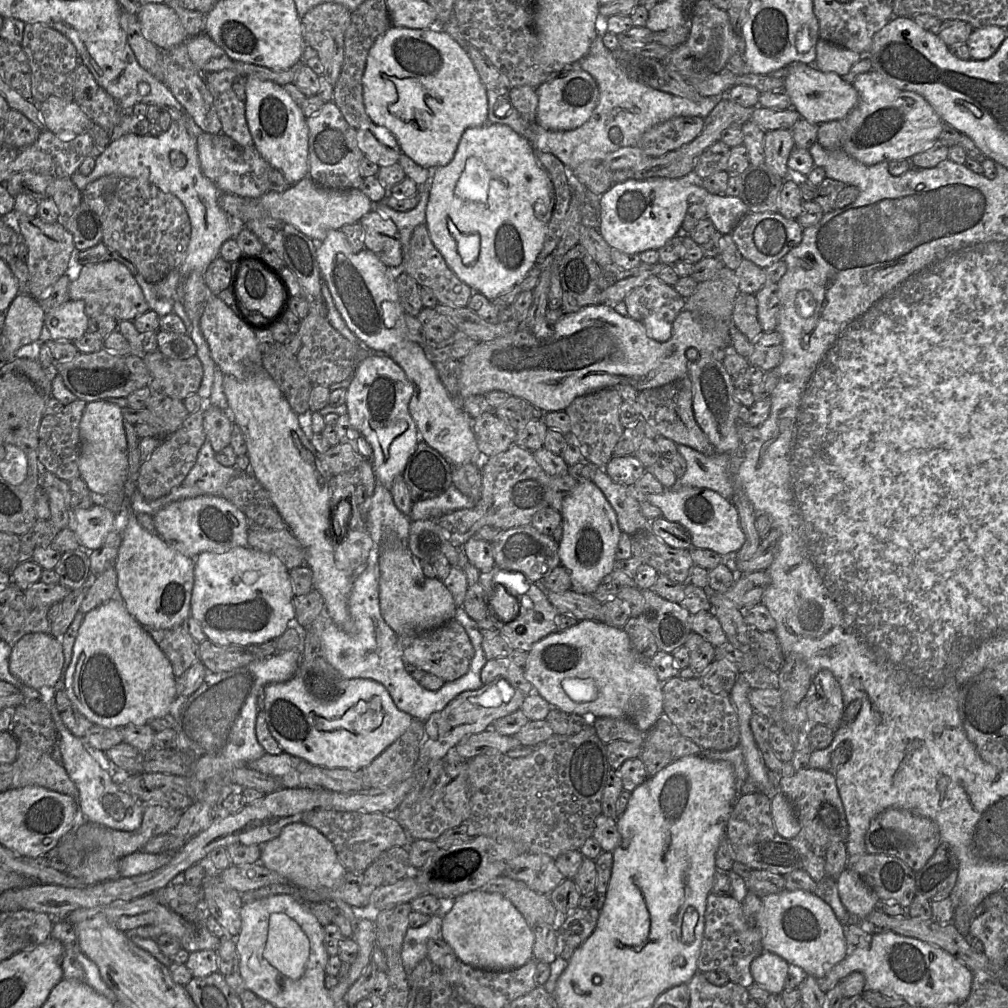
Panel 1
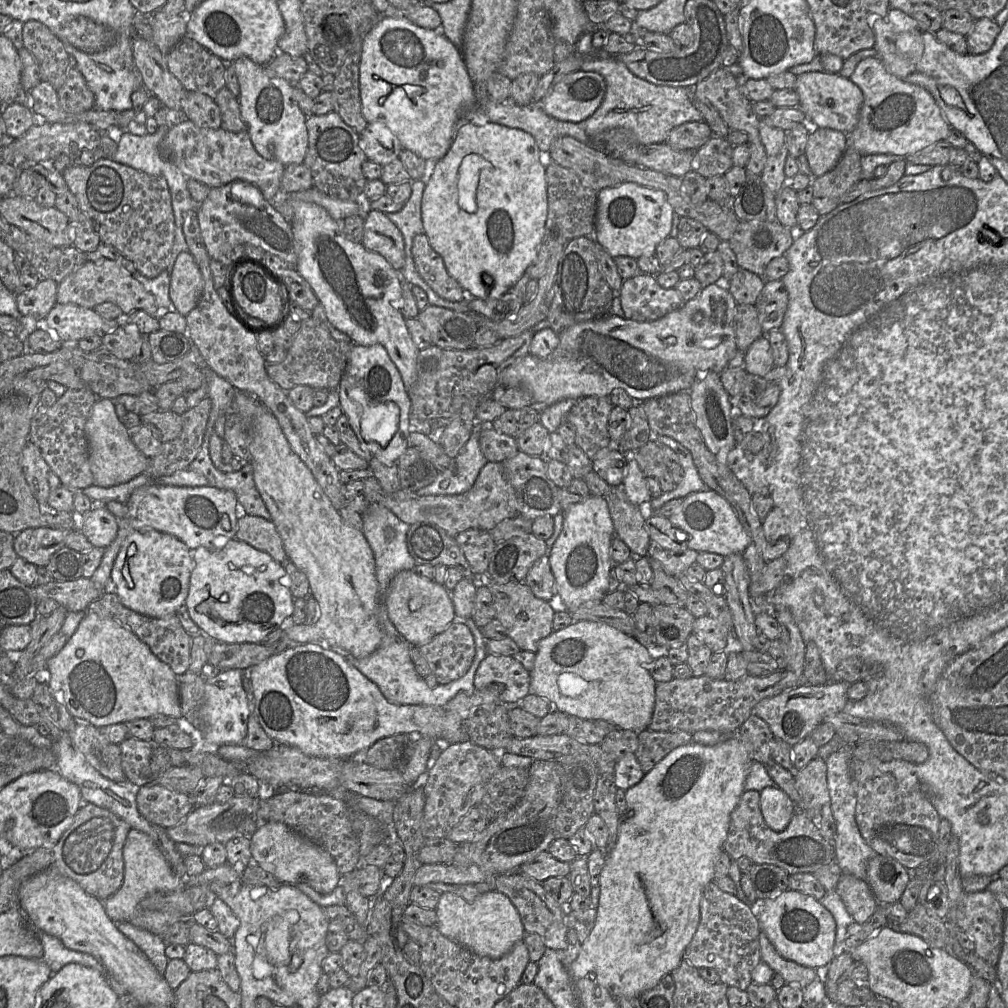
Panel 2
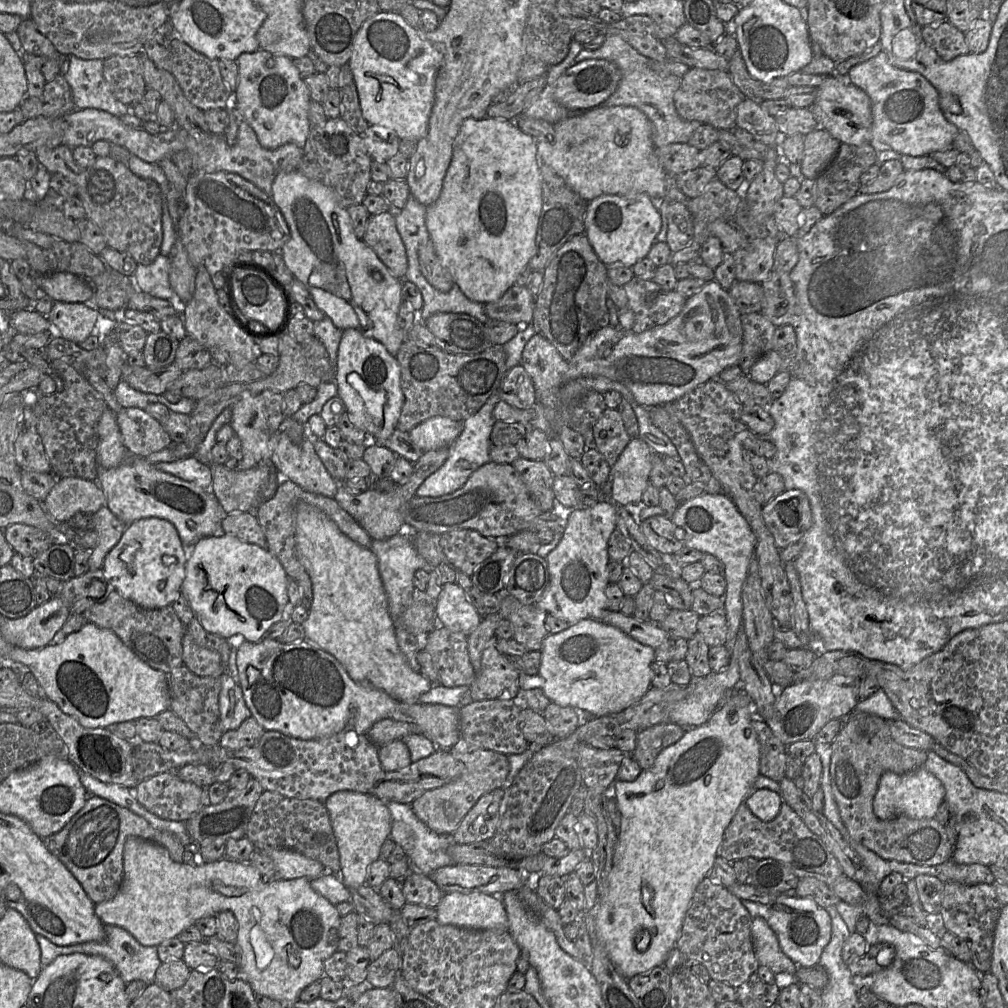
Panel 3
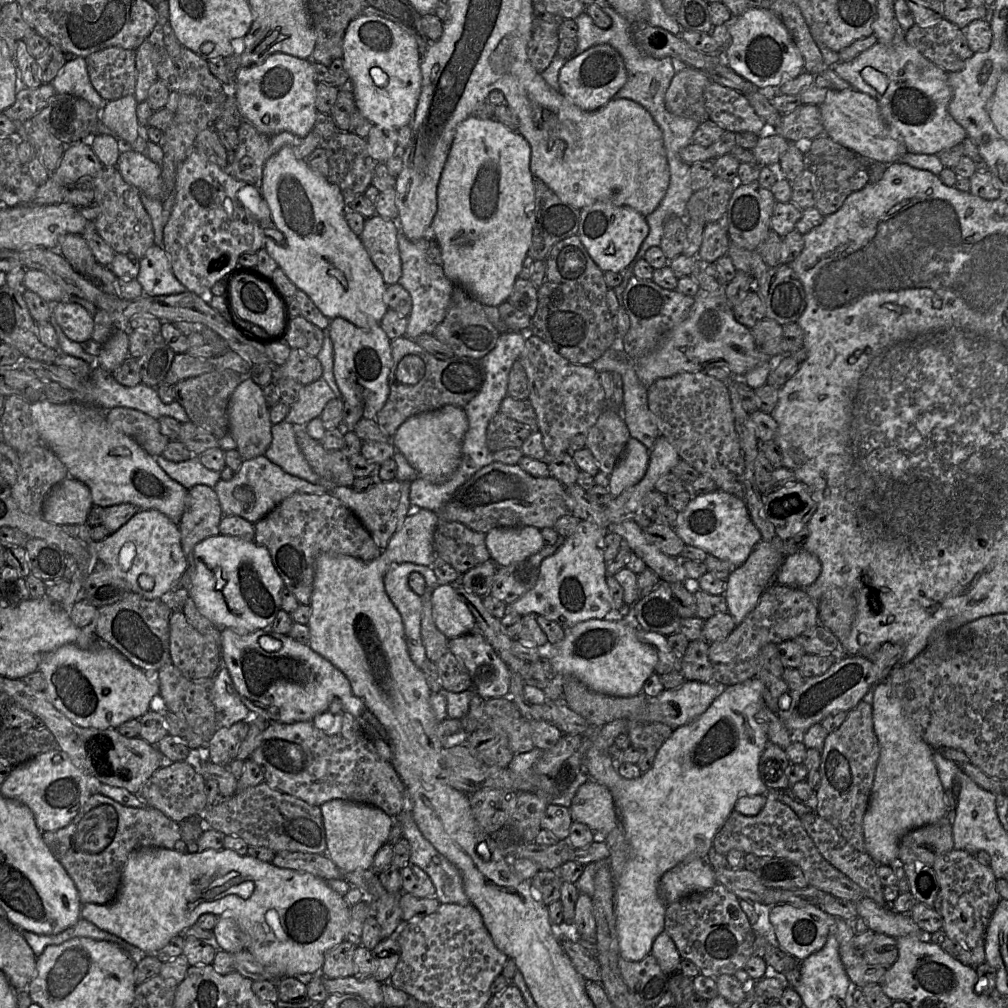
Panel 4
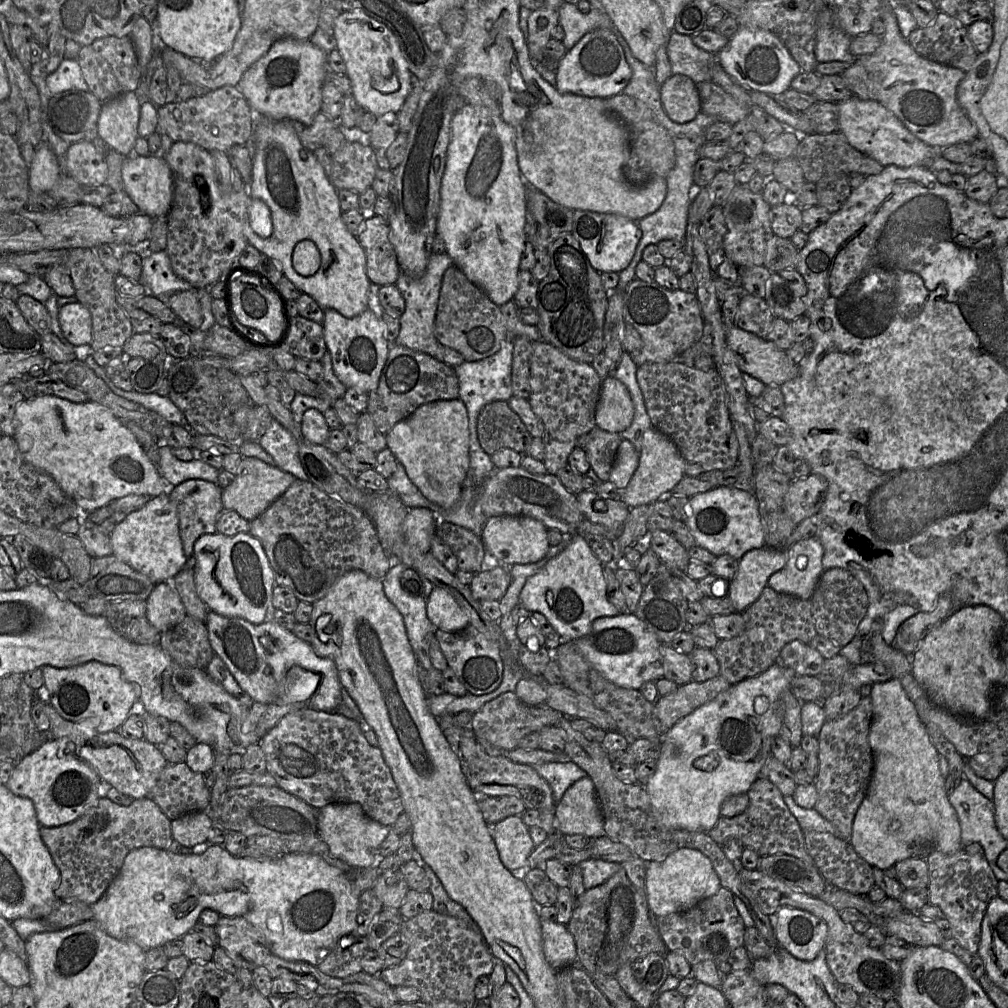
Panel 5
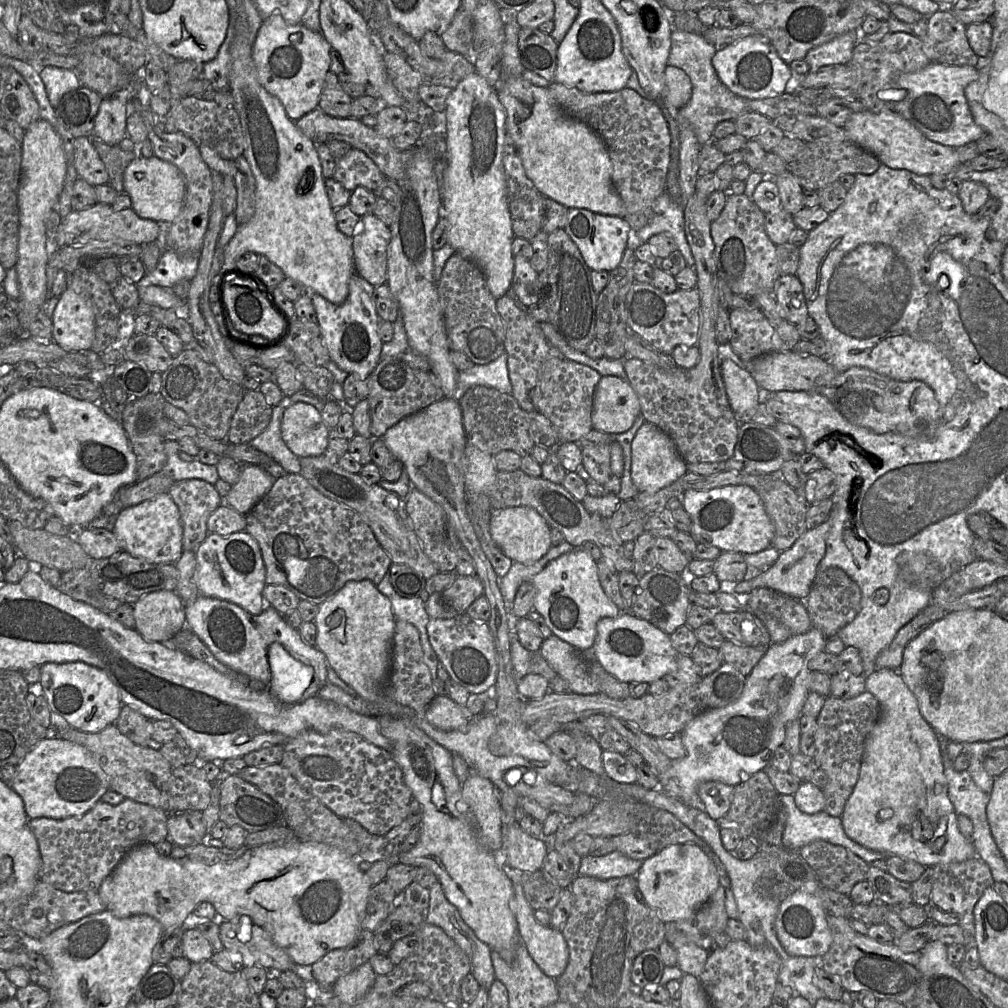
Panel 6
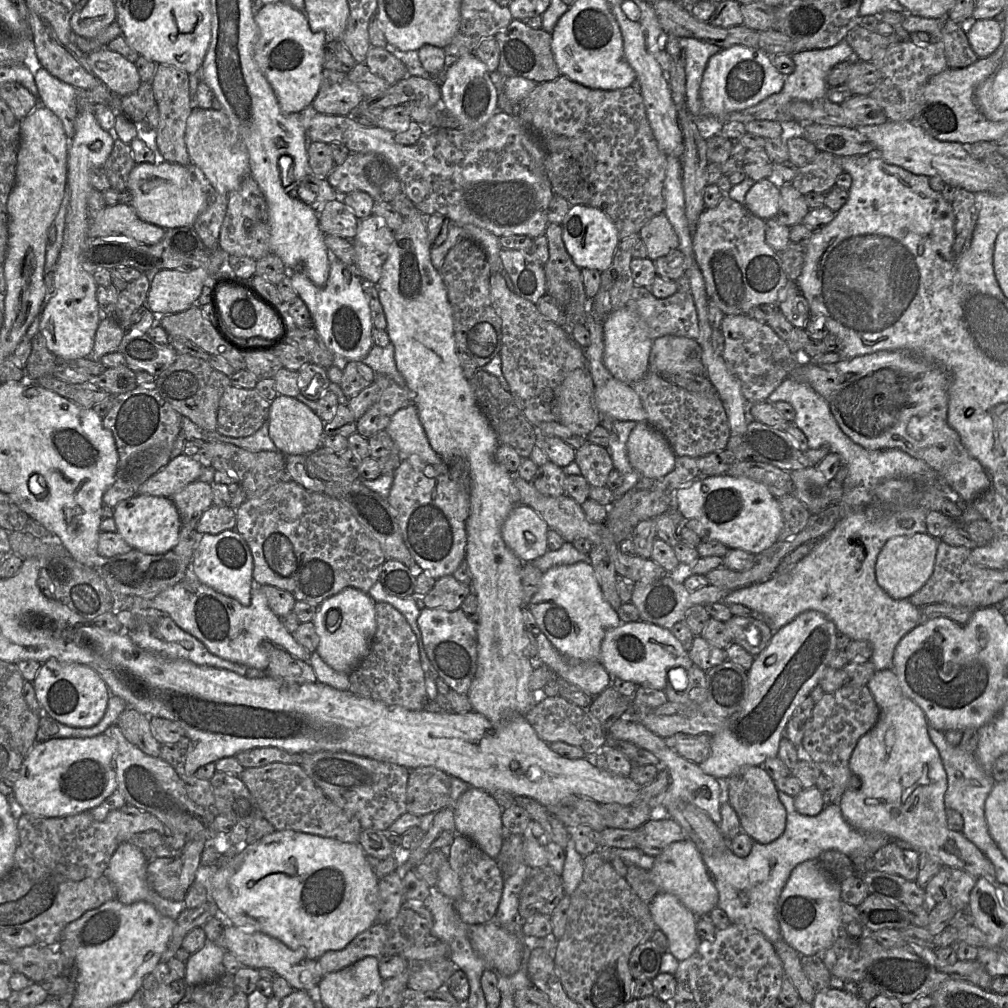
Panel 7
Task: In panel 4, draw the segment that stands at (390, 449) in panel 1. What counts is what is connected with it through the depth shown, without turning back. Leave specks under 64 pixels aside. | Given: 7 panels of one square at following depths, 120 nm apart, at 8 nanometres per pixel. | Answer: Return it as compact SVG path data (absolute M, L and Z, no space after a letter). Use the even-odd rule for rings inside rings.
M341 317L330 320L327 332L333 344L334 378L343 401L361 407L364 418L375 420L389 395L388 376L392 367L391 340L380 324L371 328L359 328Z

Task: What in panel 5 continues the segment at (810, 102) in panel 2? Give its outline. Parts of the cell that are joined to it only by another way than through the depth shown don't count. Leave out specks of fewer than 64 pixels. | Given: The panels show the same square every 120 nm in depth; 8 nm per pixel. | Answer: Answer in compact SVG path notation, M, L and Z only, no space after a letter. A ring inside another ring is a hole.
M852 96L838 103L838 120L839 132L849 144L884 167L923 166L941 155L941 150L918 139L892 112L875 100L861 100Z

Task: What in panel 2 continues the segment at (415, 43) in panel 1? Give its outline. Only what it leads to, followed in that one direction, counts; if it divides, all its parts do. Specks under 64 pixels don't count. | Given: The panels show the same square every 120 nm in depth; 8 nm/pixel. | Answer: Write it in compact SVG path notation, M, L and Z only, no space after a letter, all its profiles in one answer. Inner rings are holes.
M403 15L381 16L365 36L360 61L360 97L362 113L368 123L384 124L396 135L403 148L413 151L428 163L434 163L446 155L453 142L456 129L458 128L464 112L476 103L475 88L459 48L443 34L419 27Z

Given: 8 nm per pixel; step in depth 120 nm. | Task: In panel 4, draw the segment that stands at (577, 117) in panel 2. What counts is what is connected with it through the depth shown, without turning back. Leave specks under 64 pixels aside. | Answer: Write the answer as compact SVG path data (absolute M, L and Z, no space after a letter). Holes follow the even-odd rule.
M608 44L594 45L576 57L569 58L559 71L559 91L583 110L596 110L614 98L627 80L621 55Z

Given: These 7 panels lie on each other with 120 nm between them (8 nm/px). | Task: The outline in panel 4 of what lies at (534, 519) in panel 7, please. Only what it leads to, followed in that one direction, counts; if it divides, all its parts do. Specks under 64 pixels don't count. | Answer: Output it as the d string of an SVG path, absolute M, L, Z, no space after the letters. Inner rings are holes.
M533 526L493 528L485 534L485 543L500 567L525 560L545 546L541 530Z

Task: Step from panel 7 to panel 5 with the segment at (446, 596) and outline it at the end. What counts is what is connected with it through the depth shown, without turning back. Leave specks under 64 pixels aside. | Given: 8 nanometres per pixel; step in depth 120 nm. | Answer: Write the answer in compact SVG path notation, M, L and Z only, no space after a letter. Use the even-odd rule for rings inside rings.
M497 566L491 570L477 572L469 584L469 588L473 597L477 600L500 601L510 582L509 568Z

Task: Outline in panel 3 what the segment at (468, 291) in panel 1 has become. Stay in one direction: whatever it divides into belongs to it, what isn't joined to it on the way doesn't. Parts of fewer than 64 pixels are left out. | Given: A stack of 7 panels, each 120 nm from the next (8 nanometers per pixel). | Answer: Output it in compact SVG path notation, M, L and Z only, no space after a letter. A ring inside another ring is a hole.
M426 241L419 246L418 259L421 272L426 280L441 292L450 291L454 281L442 266L432 241Z

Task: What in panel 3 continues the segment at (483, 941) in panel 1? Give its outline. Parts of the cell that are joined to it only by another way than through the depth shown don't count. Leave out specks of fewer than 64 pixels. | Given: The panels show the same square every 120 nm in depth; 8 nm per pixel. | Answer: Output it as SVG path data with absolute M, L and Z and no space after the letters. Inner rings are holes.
M444 893L436 906L436 920L469 929L506 929L508 918L501 894Z

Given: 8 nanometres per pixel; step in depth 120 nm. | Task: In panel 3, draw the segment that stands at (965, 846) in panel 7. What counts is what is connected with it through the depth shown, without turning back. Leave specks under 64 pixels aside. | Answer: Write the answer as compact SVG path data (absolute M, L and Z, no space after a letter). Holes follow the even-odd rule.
M925 767L902 775L887 771L880 778L873 800L873 812L880 820L891 820L900 816L910 819L933 819L944 800L943 784Z

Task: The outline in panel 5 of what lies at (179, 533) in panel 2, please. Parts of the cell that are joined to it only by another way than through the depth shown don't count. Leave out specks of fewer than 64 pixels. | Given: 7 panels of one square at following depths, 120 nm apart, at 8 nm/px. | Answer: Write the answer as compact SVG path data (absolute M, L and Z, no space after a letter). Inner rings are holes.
M52 395L24 399L15 408L17 426L13 439L23 459L33 467L49 474L63 493L72 499L82 514L130 495L158 496L170 494L175 487L161 476L151 463L135 436L108 408L92 401L74 403Z

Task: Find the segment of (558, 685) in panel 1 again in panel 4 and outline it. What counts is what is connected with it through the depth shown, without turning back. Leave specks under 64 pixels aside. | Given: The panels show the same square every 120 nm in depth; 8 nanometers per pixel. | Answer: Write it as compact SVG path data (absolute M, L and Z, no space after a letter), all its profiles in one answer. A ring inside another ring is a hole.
M612 618L612 619L588 619L582 622L577 623L573 627L565 630L565 636L564 638L555 645L550 645L548 648L548 658L550 660L550 663L552 665L552 668L554 672L558 676L574 676L577 679L579 679L582 683L584 683L587 687L589 687L591 690L610 695L615 697L631 697L638 695L643 690L643 685L646 682L646 680L655 672L656 670L656 664L658 662L658 655L656 651L648 646L647 644L641 642L635 633L635 628L640 627L638 625L637 621L626 621L624 618Z

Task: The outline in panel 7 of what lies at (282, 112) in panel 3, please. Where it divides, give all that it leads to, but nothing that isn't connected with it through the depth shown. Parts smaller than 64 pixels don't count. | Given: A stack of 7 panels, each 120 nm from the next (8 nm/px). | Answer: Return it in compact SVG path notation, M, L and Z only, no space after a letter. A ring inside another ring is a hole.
M282 1L265 4L255 12L258 35L254 58L272 87L284 115L298 113L312 105L324 69L326 33L313 32L305 14Z

